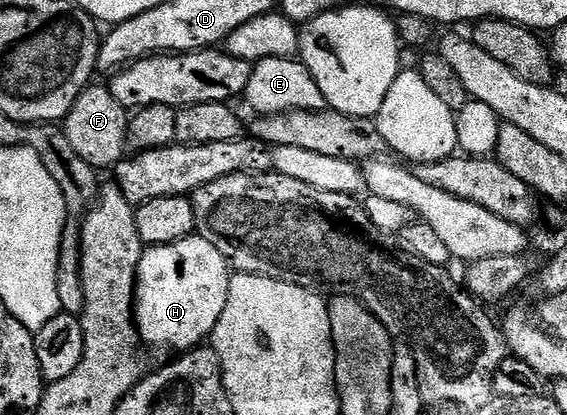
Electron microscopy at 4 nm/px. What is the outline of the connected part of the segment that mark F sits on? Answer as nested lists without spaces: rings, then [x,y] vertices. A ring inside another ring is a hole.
[[[91,84],[83,90],[82,95],[72,104],[64,119],[64,129],[68,144],[80,160],[95,168],[113,168],[122,161],[127,153],[126,124],[128,110],[123,103],[116,100],[116,96],[105,85]]]

